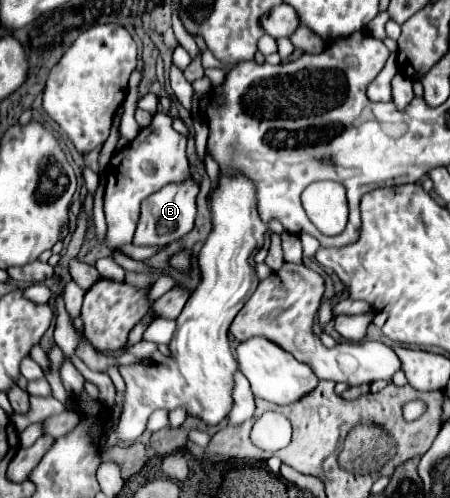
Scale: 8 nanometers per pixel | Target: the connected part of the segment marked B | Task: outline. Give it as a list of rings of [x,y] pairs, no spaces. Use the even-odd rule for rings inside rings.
[[[186,181],[186,183],[172,183],[170,187],[164,187],[162,191],[146,197],[142,201],[140,221],[132,243],[140,247],[162,247],[184,237],[194,227],[196,195],[198,195],[198,183]]]

